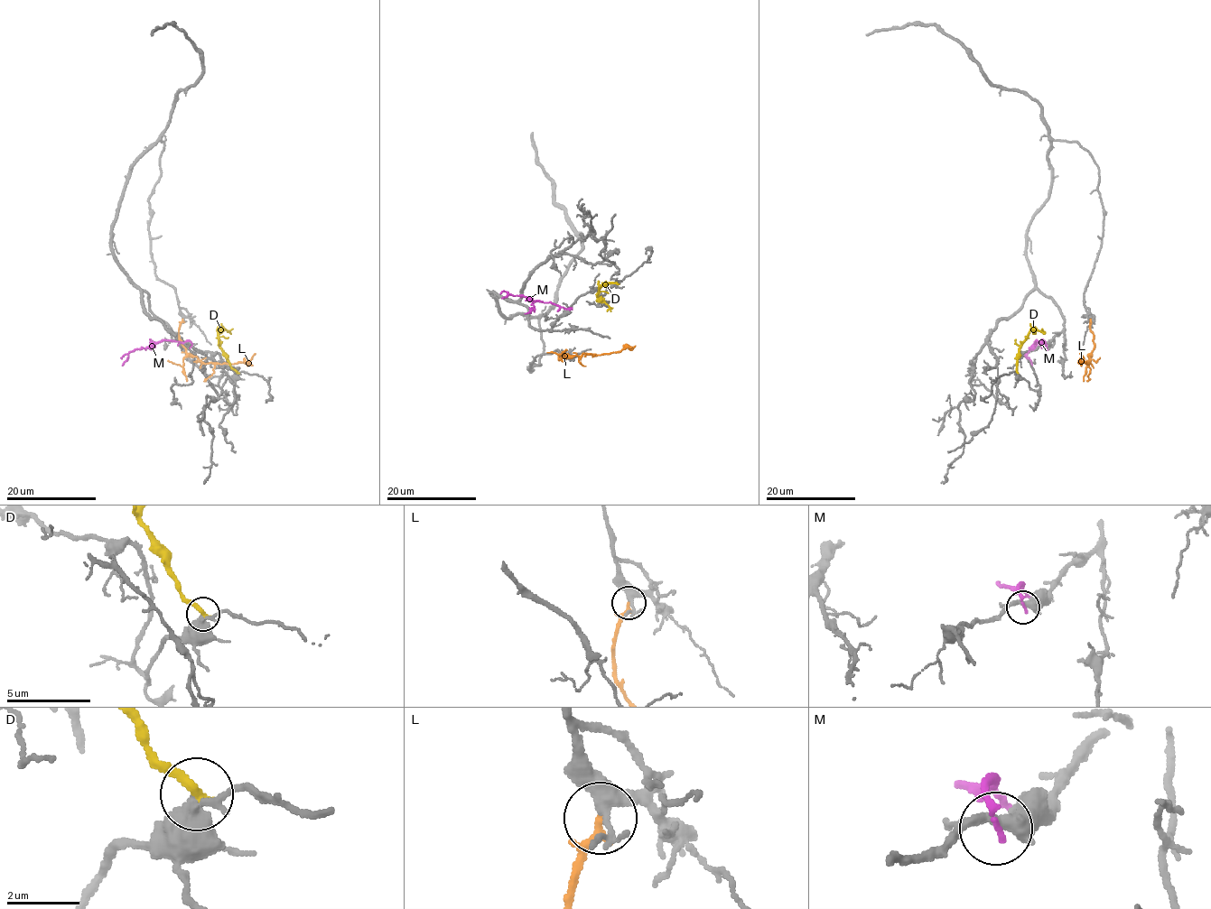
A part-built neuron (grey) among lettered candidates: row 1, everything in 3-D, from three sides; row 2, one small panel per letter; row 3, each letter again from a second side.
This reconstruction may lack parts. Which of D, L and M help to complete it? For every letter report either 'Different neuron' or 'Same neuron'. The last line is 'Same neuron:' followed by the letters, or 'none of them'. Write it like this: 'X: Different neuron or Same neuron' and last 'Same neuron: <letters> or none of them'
D: Different neuron
L: Same neuron
M: Different neuron
Same neuron: L

